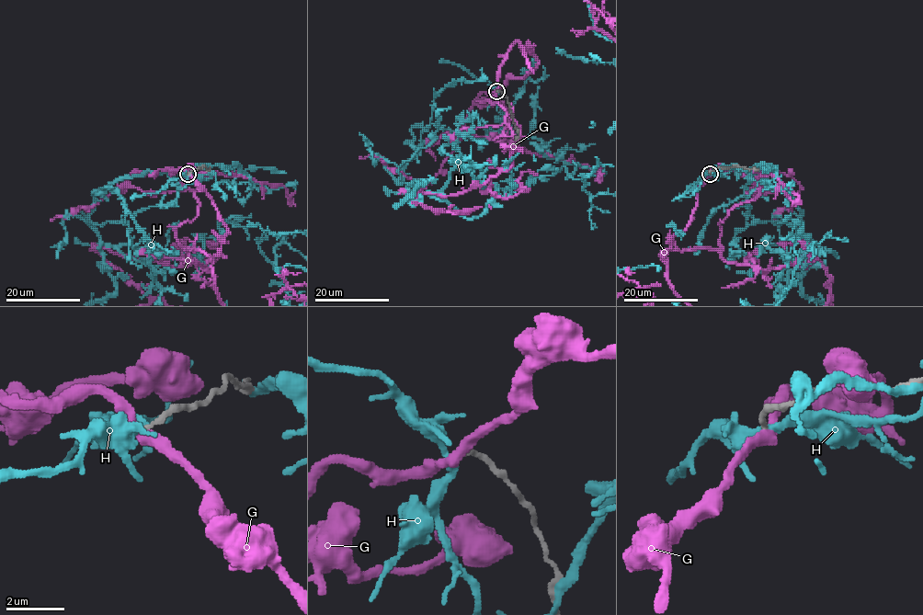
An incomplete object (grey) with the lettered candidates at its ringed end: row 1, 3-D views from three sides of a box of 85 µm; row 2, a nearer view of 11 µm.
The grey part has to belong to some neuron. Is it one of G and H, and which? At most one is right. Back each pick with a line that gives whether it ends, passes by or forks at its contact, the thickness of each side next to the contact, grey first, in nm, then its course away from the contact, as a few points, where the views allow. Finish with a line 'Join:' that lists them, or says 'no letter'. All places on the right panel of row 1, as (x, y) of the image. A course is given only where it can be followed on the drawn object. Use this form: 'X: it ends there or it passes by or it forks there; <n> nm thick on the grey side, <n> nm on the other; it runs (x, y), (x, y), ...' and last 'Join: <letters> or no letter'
Join: no letter

